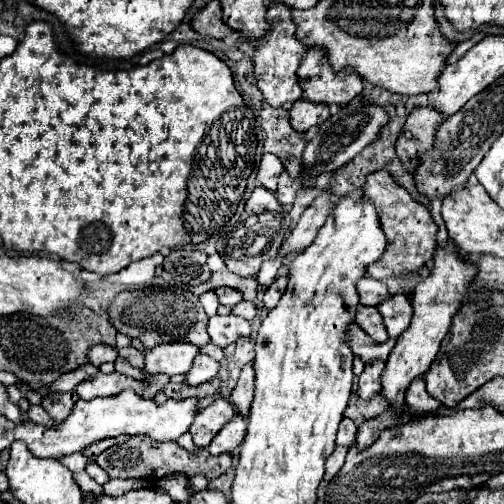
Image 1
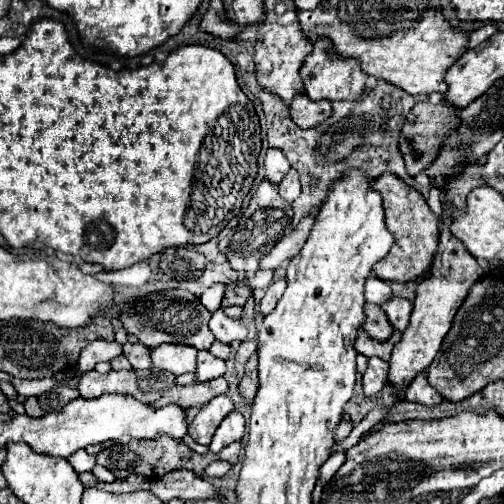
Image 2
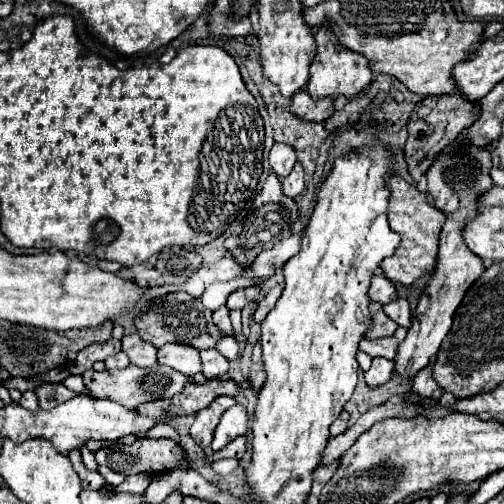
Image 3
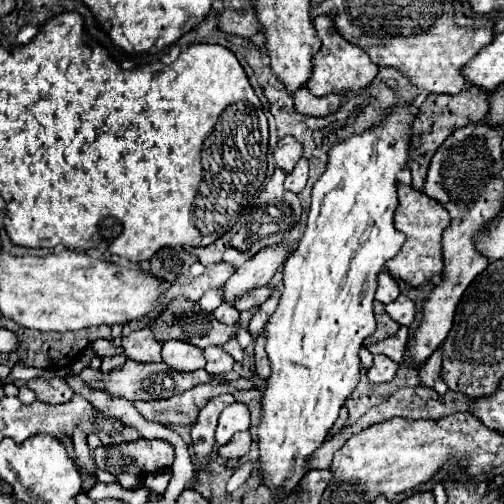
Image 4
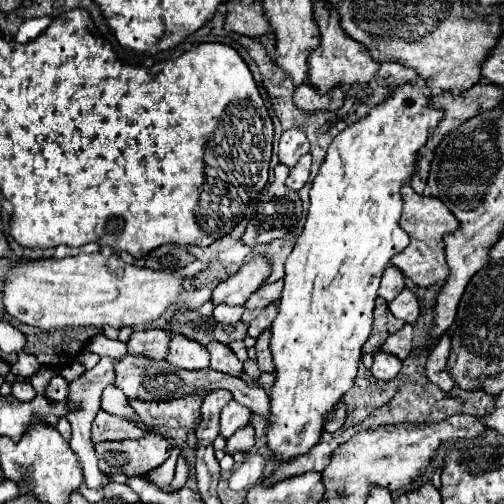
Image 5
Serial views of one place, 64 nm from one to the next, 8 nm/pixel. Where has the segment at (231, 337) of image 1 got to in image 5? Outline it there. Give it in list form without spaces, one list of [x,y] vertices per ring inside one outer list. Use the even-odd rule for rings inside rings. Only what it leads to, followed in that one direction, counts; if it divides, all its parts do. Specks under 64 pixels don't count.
[[[218,304],[214,308],[214,318],[222,324],[236,324],[244,314],[242,306],[228,306],[228,304]]]

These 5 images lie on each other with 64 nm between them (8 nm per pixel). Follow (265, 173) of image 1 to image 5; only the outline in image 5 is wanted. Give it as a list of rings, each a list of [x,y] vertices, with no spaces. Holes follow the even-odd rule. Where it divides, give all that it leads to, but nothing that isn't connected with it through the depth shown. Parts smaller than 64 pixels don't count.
[[[292,128],[292,130],[284,132],[280,138],[278,158],[282,164],[292,168],[298,162],[298,158],[302,154],[306,154],[308,150],[310,150],[310,144],[308,144],[308,138],[304,136],[304,132],[296,132],[296,128]]]

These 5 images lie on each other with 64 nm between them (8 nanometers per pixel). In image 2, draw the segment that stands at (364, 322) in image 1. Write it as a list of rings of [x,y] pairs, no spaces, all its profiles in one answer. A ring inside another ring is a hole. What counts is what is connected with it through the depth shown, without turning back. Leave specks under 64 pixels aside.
[[[366,304],[364,306],[364,314],[366,314],[366,320],[364,320],[364,330],[376,338],[376,340],[388,340],[392,336],[392,326],[388,326],[388,318],[384,316],[382,308],[376,306],[376,304]]]

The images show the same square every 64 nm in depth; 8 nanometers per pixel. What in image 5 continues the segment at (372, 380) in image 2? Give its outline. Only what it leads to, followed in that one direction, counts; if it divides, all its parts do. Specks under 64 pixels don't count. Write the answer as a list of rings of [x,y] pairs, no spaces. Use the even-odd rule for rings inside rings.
[[[376,352],[370,372],[372,372],[372,376],[376,380],[392,380],[400,372],[400,368],[402,368],[402,362],[396,360],[396,356],[384,354],[384,352]]]

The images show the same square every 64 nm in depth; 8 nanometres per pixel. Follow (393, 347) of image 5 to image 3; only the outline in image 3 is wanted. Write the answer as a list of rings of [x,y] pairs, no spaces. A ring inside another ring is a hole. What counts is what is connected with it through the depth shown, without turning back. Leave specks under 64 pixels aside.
[[[398,328],[394,336],[390,338],[378,338],[378,340],[368,340],[368,338],[362,338],[360,340],[360,350],[366,352],[368,356],[384,356],[388,360],[394,360],[394,354],[396,354],[396,348],[398,344],[404,340],[404,334],[406,330],[404,328]]]

